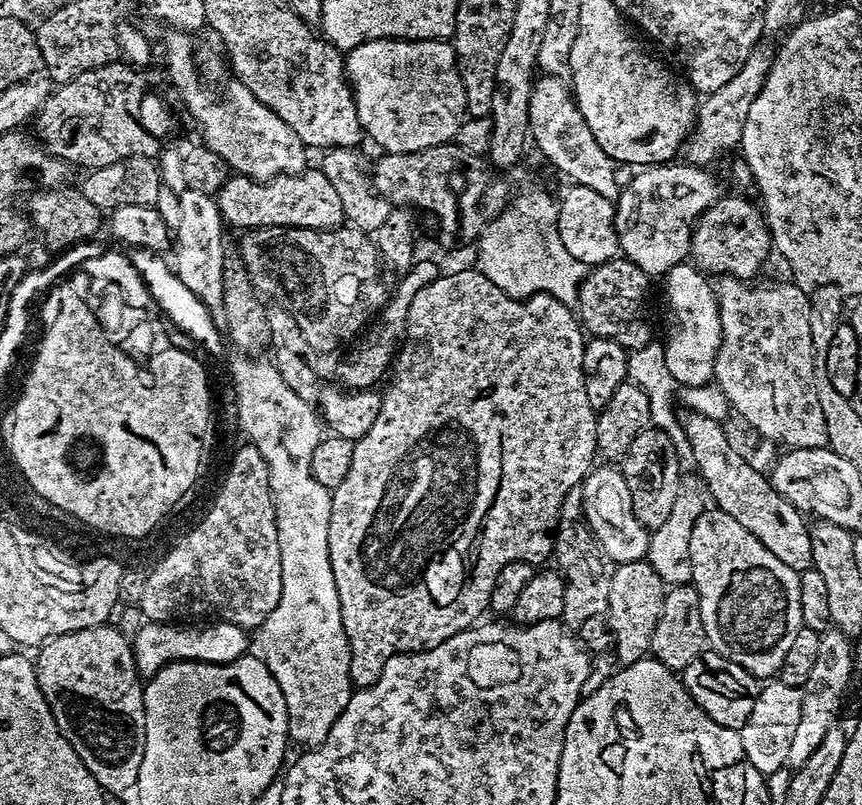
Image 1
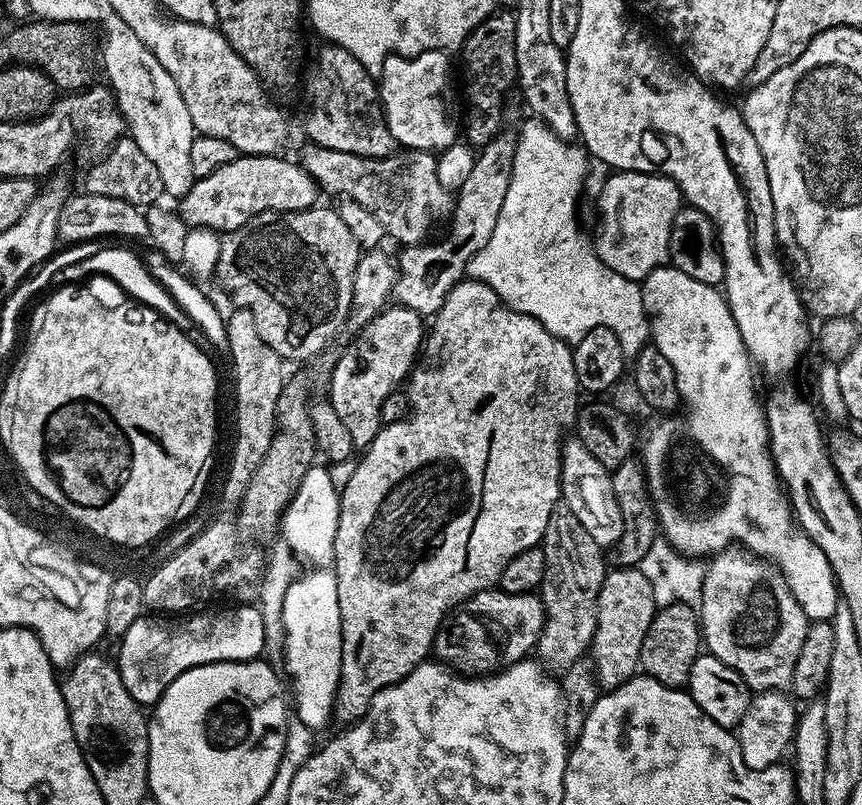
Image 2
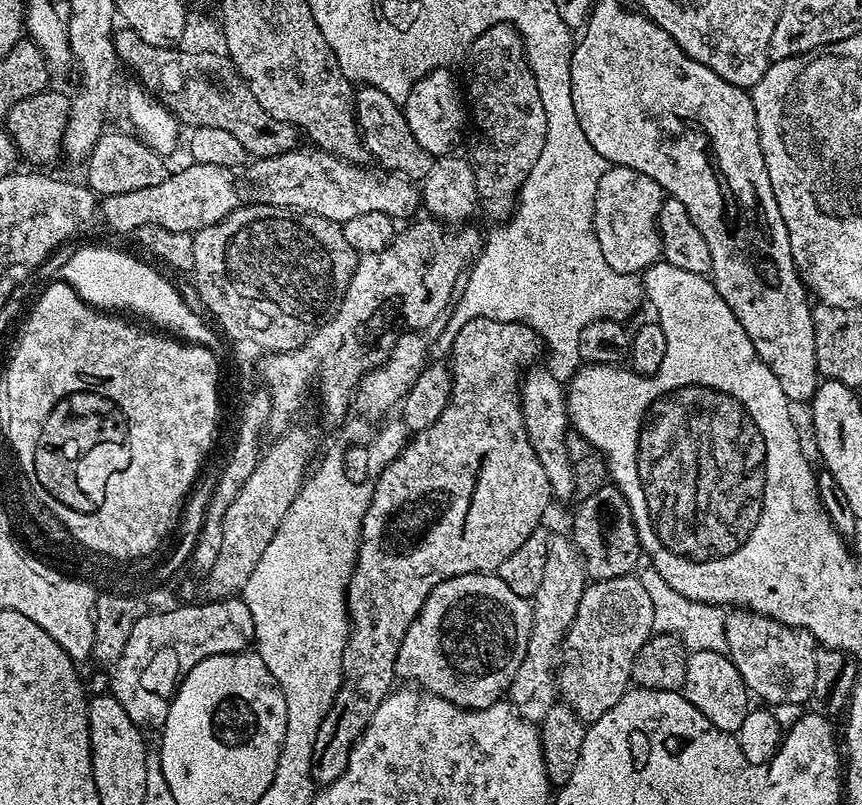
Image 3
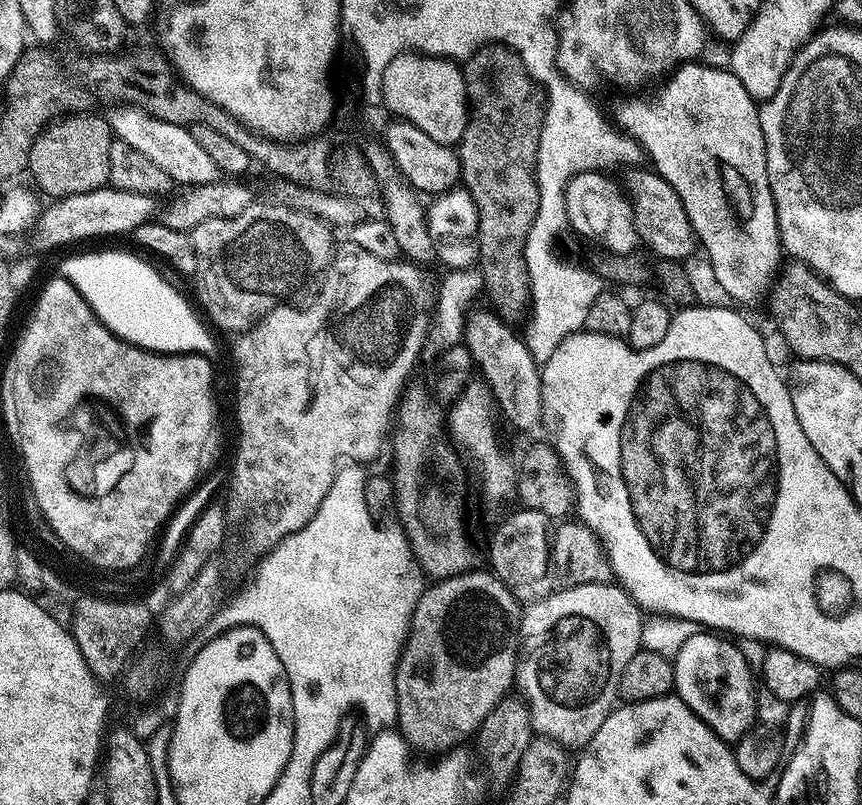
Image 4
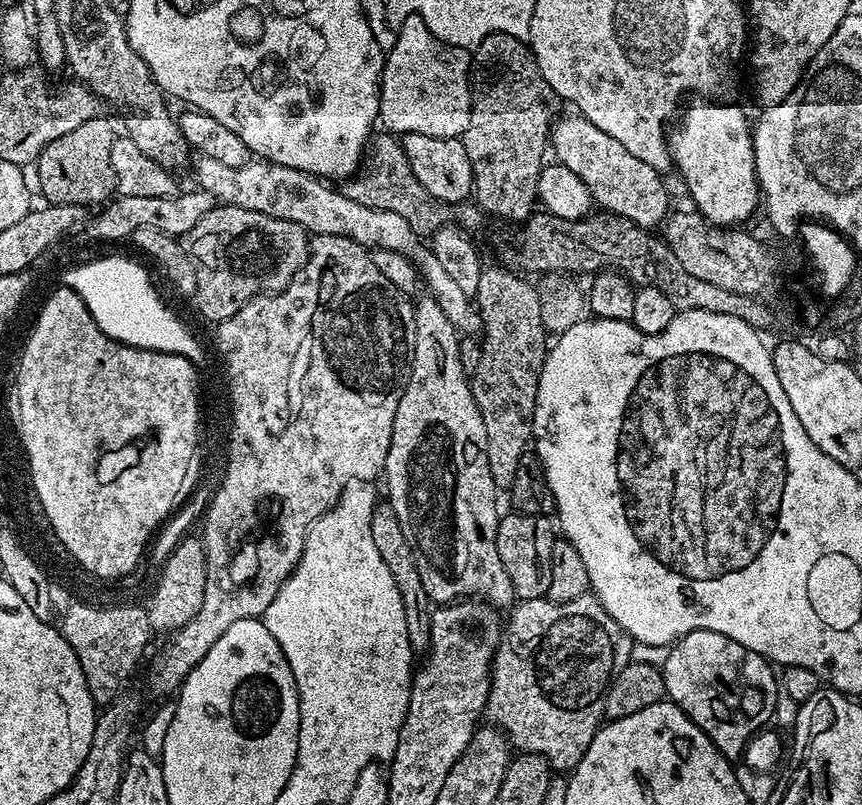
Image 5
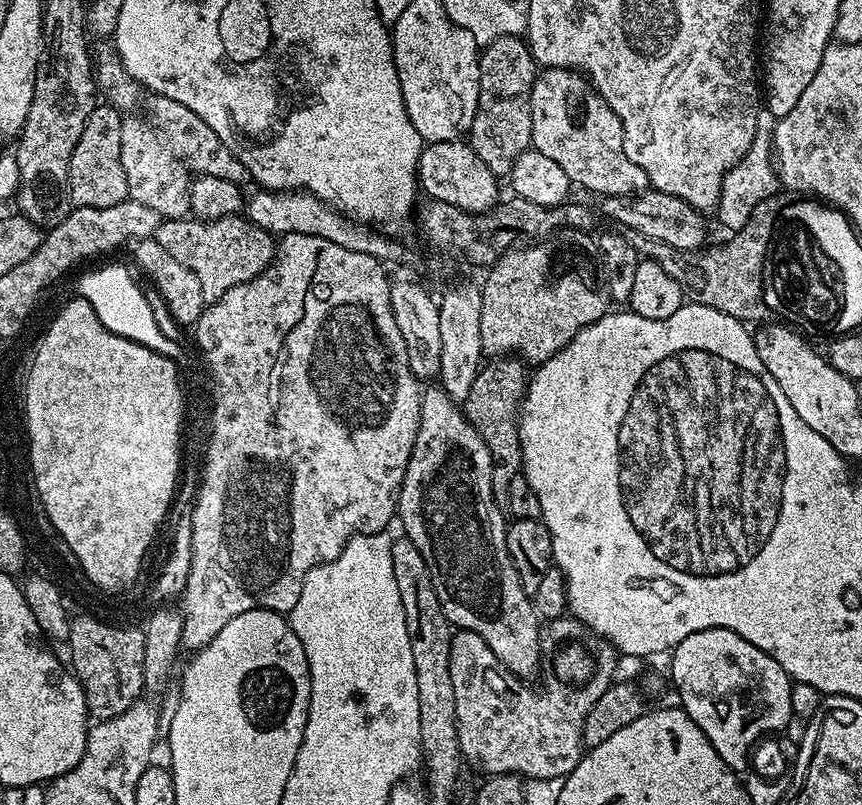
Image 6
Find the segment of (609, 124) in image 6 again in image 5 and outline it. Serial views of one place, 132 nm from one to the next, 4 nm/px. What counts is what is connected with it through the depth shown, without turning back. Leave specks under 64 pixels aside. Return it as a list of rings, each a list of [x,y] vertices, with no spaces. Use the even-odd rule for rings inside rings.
[[[571,115],[561,120],[559,117],[550,129],[550,148],[553,153],[556,151],[555,159],[566,166],[566,170],[574,170],[574,174],[586,182],[593,201],[603,211],[626,218],[639,228],[659,229],[670,212],[668,192],[660,181],[663,180],[661,173],[646,166],[646,162],[641,162],[639,158],[634,158],[622,142],[598,130],[598,126],[591,124],[586,117]]]

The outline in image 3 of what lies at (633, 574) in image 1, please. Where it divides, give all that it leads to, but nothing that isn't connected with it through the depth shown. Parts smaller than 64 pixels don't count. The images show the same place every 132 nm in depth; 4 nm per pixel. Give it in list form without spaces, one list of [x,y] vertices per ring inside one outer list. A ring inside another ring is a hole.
[[[635,575],[597,580],[585,587],[578,602],[578,614],[572,623],[570,643],[563,649],[556,672],[559,699],[568,704],[570,710],[574,710],[574,714],[578,714],[580,720],[585,722],[597,720],[602,718],[602,714],[606,714],[606,710],[610,710],[610,706],[618,706],[618,702],[630,687],[634,658],[638,650],[642,650],[648,637],[653,635],[653,613],[654,605],[650,602],[645,587]]]

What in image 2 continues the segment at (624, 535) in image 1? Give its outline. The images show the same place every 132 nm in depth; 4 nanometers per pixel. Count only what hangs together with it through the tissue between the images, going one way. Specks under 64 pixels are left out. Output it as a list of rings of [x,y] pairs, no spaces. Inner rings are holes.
[[[565,439],[560,445],[560,493],[563,505],[578,518],[601,548],[613,547],[624,533],[622,512],[613,492],[613,473],[588,449],[583,439]]]

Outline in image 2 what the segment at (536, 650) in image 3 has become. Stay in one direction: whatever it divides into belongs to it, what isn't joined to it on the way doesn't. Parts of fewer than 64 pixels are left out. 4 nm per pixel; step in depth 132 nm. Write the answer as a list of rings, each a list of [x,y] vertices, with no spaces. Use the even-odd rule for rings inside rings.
[[[565,506],[557,507],[550,518],[542,547],[546,554],[546,574],[538,589],[540,600],[544,603],[544,625],[540,631],[538,659],[549,673],[563,674],[592,647],[598,594],[606,575],[605,553]]]

